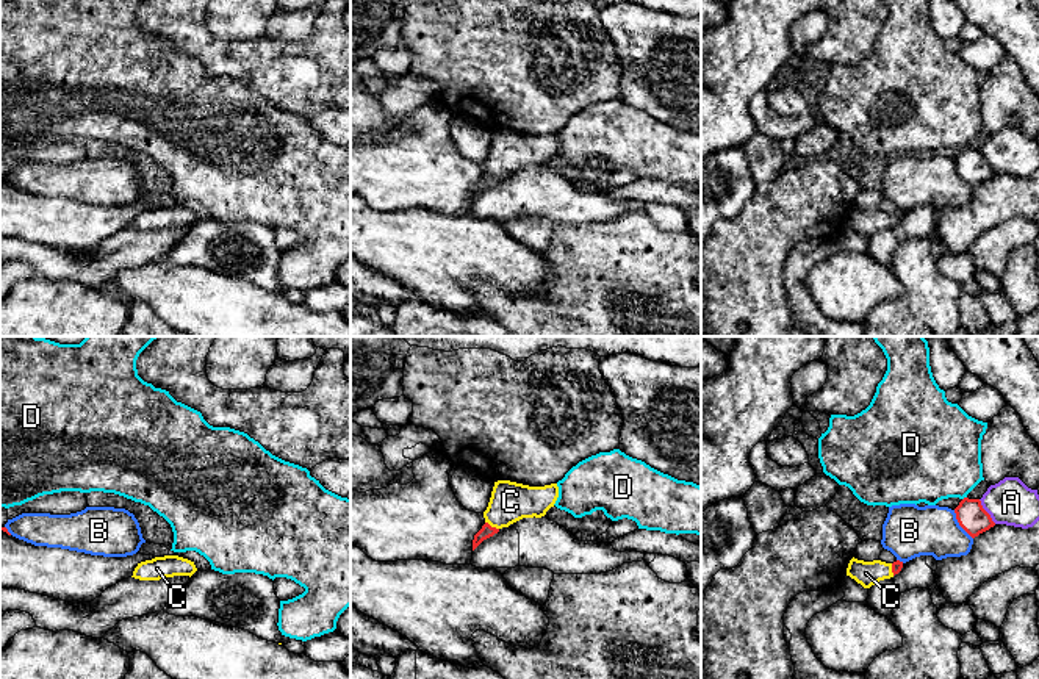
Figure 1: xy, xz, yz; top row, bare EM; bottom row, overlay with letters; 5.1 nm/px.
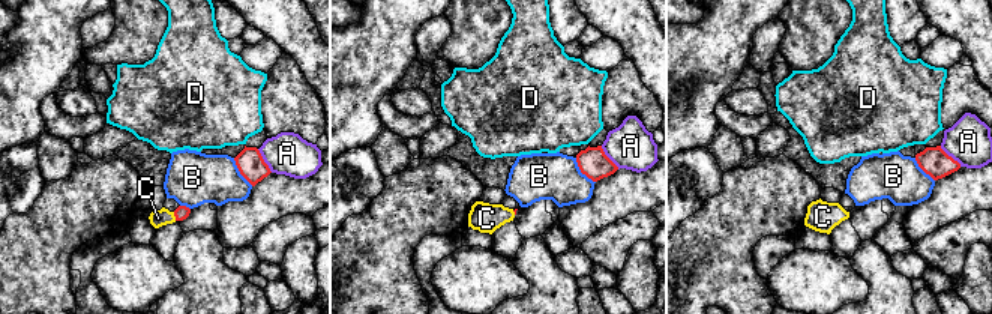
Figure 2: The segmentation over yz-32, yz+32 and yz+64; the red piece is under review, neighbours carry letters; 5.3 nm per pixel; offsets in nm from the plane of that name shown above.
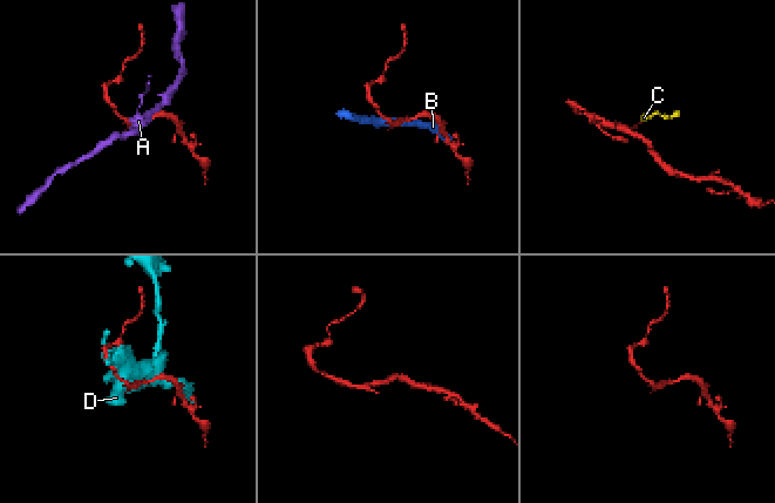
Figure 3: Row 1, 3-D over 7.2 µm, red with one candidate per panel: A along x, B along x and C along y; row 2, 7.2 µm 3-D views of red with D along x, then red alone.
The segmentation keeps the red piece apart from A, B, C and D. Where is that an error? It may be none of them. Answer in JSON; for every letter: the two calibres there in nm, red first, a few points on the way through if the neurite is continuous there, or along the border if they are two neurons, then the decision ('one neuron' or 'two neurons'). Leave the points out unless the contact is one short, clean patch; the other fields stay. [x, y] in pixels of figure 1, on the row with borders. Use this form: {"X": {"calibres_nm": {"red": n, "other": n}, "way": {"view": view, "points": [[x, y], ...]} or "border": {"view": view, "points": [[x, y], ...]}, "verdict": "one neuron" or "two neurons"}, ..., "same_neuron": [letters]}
{"A": {"calibres_nm": {"red": 150, "other": 240}, "verdict": "two neurons"}, "B": {"calibres_nm": {"red": 150, "other": 260}, "verdict": "two neurons"}, "C": {"calibres_nm": {"red": 70, "other": 200}, "way": {"view": "xz", "points": [[487, 531], [490, 526], [510, 501]]}, "verdict": "one neuron"}, "D": {"calibres_nm": {"red": 150, "other": 440}, "verdict": "two neurons"}, "same_neuron": ["C"]}

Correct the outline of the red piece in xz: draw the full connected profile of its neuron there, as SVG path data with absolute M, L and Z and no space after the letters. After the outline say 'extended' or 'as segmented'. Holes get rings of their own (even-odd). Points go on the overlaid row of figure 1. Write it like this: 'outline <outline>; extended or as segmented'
outline M510 480L494 482L488 507L484 512L485 524L474 535L473 551L502 527L509 527L523 518L545 516L554 507L557 498L557 483L529 487Z; extended

